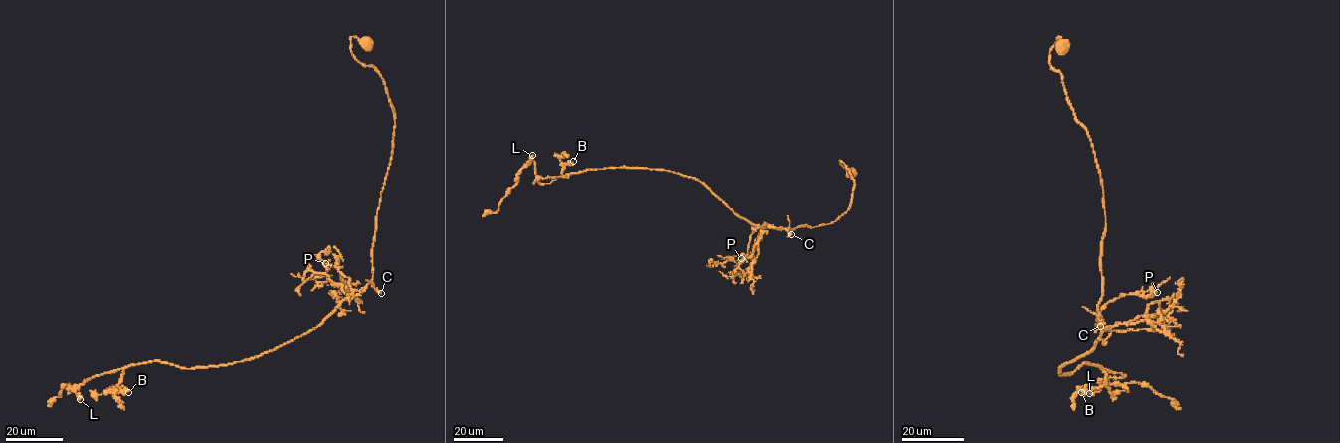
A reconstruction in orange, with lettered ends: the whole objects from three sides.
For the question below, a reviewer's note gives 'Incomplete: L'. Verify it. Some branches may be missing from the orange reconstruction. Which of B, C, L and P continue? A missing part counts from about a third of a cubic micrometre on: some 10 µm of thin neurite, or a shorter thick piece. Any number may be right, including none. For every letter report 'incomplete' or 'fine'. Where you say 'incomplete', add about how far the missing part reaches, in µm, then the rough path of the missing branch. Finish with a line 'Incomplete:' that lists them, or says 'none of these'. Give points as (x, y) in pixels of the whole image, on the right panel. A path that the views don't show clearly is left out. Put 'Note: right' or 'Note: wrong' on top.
Note: wrong
B: fine
C: fine
L: fine
P: incomplete; missing 15 µm
Incomplete: P

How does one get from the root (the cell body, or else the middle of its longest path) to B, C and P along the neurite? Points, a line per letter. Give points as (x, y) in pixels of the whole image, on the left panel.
B: (365, 43), (352, 37), (351, 52), (382, 77), (395, 121), (371, 281), (257, 356), (126, 366), (128, 392)
C: (365, 43), (352, 37), (351, 52), (382, 77), (395, 121), (372, 250), (369, 283), (381, 293)
P: (365, 43), (352, 37), (351, 52), (382, 77), (395, 121), (372, 279), (353, 290), (337, 265), (325, 263)

